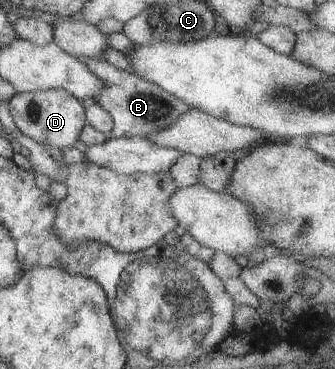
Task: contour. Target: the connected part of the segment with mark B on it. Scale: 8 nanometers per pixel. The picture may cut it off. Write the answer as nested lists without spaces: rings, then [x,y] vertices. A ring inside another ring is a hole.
[[[87,58],[83,59],[82,62],[103,83],[103,89],[99,89],[99,93],[93,99],[111,114],[114,121],[112,135],[115,138],[123,138],[127,133],[131,136],[145,138],[147,135],[151,135],[153,131],[157,133],[161,129],[175,125],[177,119],[191,109],[185,101],[177,99],[175,95],[167,93],[165,89],[137,77],[134,73],[113,66],[105,58]]]

